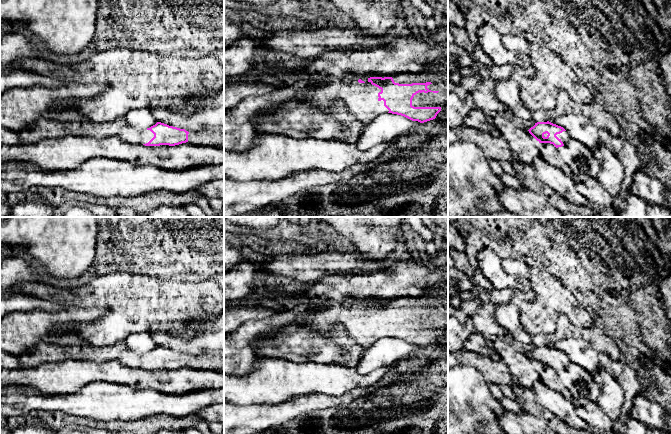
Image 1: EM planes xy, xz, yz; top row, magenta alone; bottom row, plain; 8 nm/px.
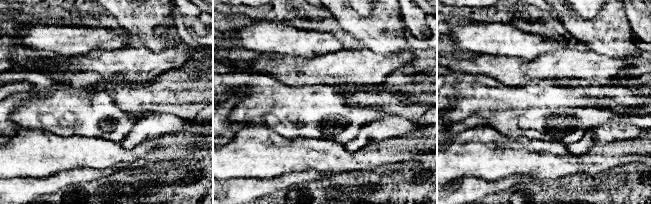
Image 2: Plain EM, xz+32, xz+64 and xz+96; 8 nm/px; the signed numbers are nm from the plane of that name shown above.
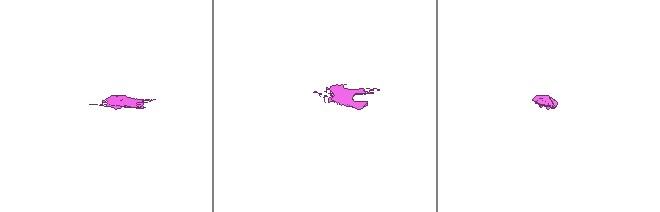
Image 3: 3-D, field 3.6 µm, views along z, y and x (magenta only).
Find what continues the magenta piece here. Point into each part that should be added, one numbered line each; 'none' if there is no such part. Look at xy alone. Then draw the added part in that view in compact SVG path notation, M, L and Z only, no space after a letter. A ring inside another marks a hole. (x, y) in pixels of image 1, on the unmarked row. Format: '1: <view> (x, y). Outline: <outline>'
1: xy (43, 352). Outline: M39 342L34 348L21 353L19 357L20 367L33 367L46 362L65 360L86 360L97 363L117 360L125 366L143 369L154 361L150 354L134 352L128 349L124 343L95 347L90 345L58 346Z

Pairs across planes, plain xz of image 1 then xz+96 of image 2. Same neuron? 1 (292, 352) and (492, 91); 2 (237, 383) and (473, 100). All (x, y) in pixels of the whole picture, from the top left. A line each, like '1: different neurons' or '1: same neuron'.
1: same neuron
2: different neurons

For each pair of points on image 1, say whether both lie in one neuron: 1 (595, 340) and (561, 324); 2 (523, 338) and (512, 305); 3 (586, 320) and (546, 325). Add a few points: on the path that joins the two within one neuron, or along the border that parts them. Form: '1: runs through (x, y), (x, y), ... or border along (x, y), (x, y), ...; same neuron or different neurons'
1: runs through (587, 334), (569, 331); same neuron
2: runs through (516, 330), (512, 325), (512, 313); same neuron
3: runs through (574, 311), (572, 309), (555, 309), (551, 313); same neuron

